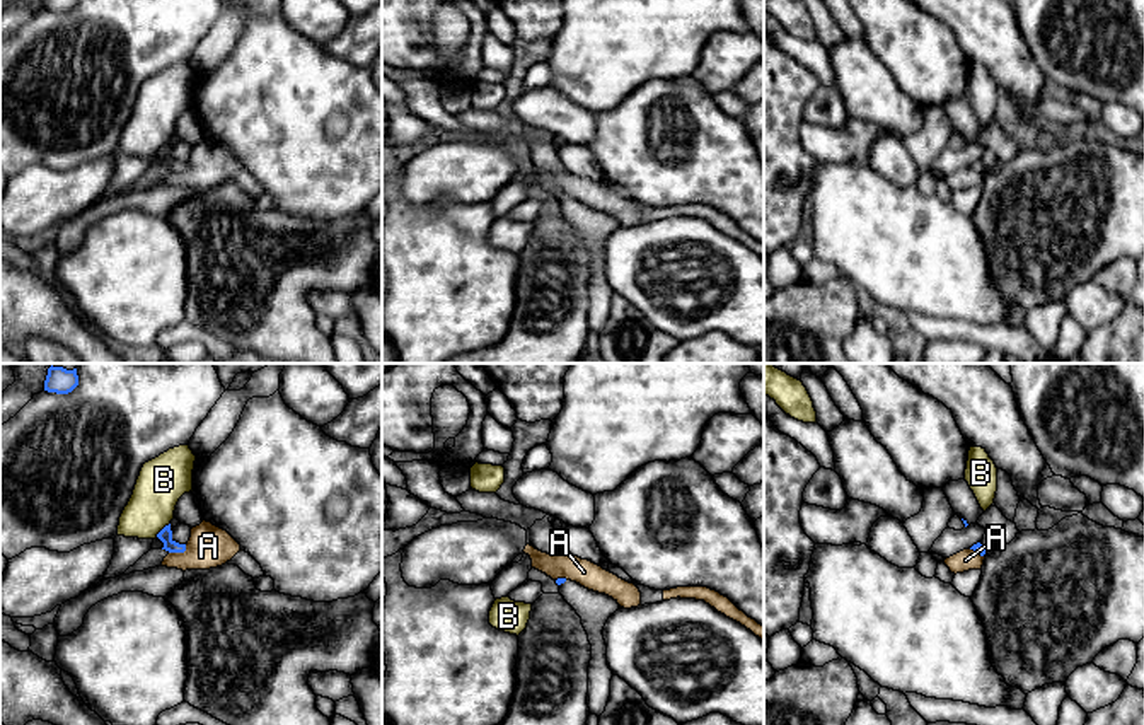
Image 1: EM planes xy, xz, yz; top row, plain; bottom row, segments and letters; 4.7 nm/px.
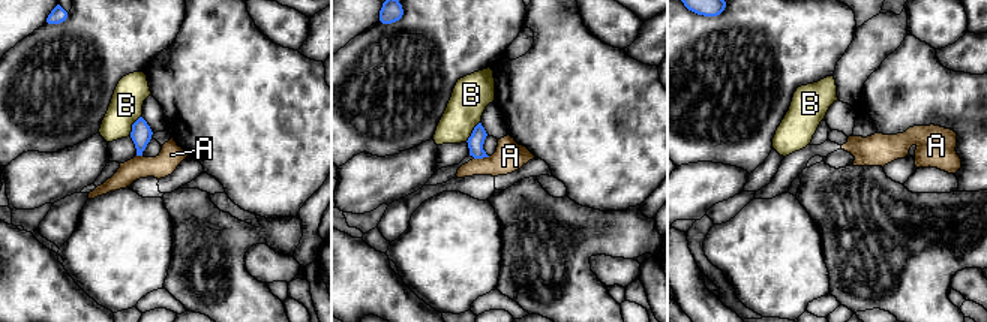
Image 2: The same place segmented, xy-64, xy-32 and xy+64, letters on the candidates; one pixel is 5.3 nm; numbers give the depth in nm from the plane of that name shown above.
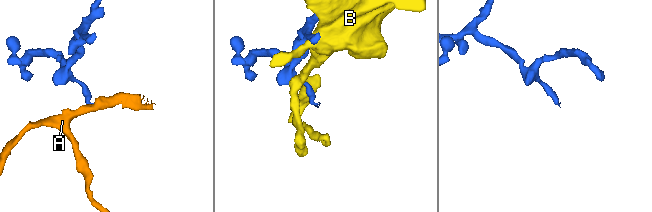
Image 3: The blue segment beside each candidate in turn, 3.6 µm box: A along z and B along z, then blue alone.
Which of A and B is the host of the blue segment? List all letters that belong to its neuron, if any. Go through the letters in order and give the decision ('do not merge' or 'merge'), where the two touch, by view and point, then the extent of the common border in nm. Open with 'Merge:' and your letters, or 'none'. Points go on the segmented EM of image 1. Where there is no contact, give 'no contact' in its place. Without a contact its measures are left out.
Merge: none
A: do not merge; contact xy (179, 551); length 100 nm
B: do not merge; contact xy (162, 529); length 100 nm

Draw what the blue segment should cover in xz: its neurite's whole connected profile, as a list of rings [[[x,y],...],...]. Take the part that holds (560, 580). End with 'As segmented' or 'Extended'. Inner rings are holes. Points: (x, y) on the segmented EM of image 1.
[[[558,578],[556,583],[559,585],[559,594],[581,618],[592,645],[586,705],[592,715],[600,716],[605,711],[614,676],[607,665],[607,645],[602,629],[607,619],[619,609],[619,604],[605,594],[588,590],[566,578]]]. Extended

